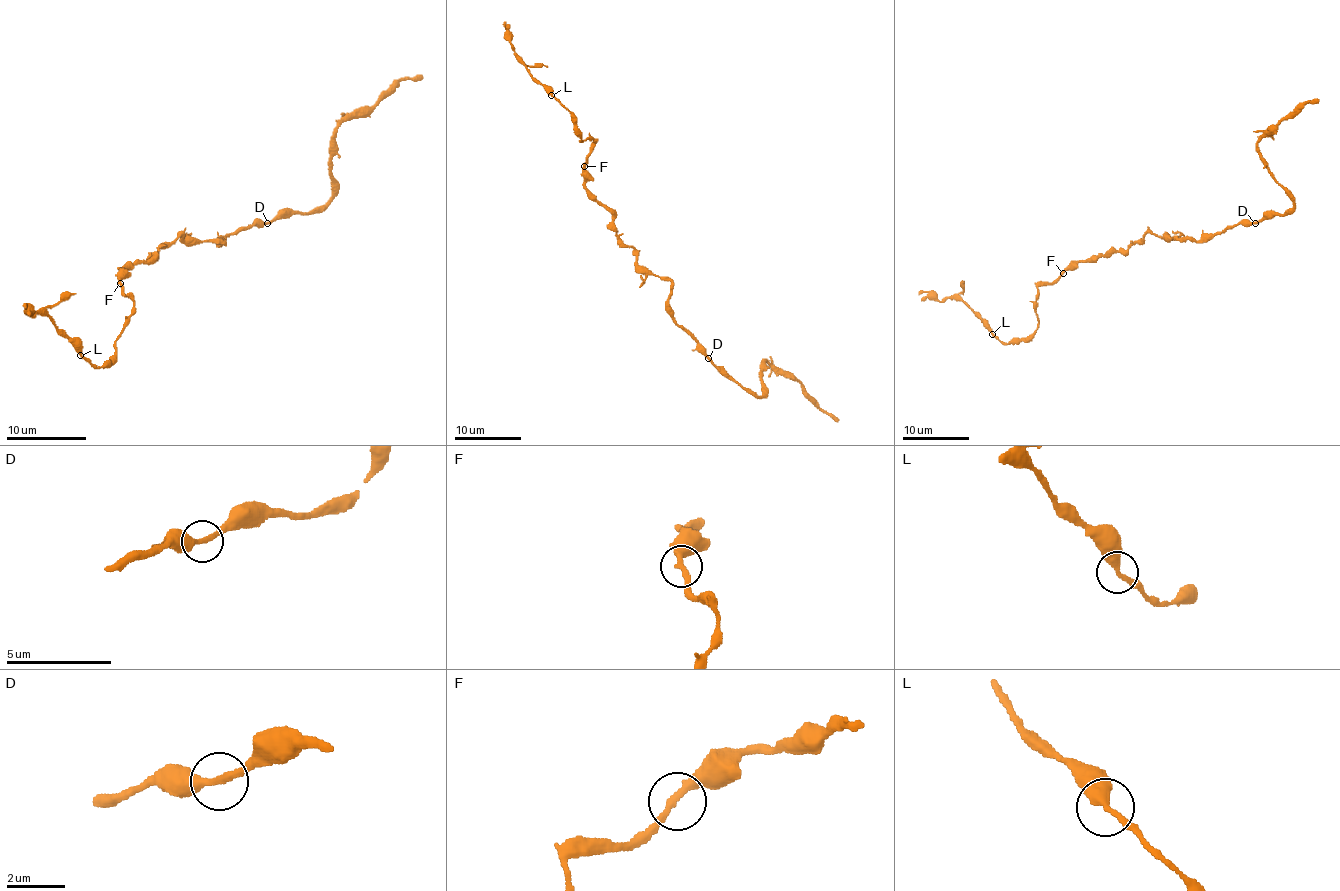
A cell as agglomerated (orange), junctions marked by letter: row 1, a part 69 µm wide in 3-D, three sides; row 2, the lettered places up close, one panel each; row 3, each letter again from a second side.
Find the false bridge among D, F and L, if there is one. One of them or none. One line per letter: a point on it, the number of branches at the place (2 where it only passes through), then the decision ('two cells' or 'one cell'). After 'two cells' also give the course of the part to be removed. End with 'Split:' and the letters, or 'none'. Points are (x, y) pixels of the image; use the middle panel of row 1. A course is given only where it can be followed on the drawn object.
D: (708, 358) | 2 | one cell
F: (584, 166) | 2 | one cell
L: (551, 95) | 2 | one cell
Split: none

